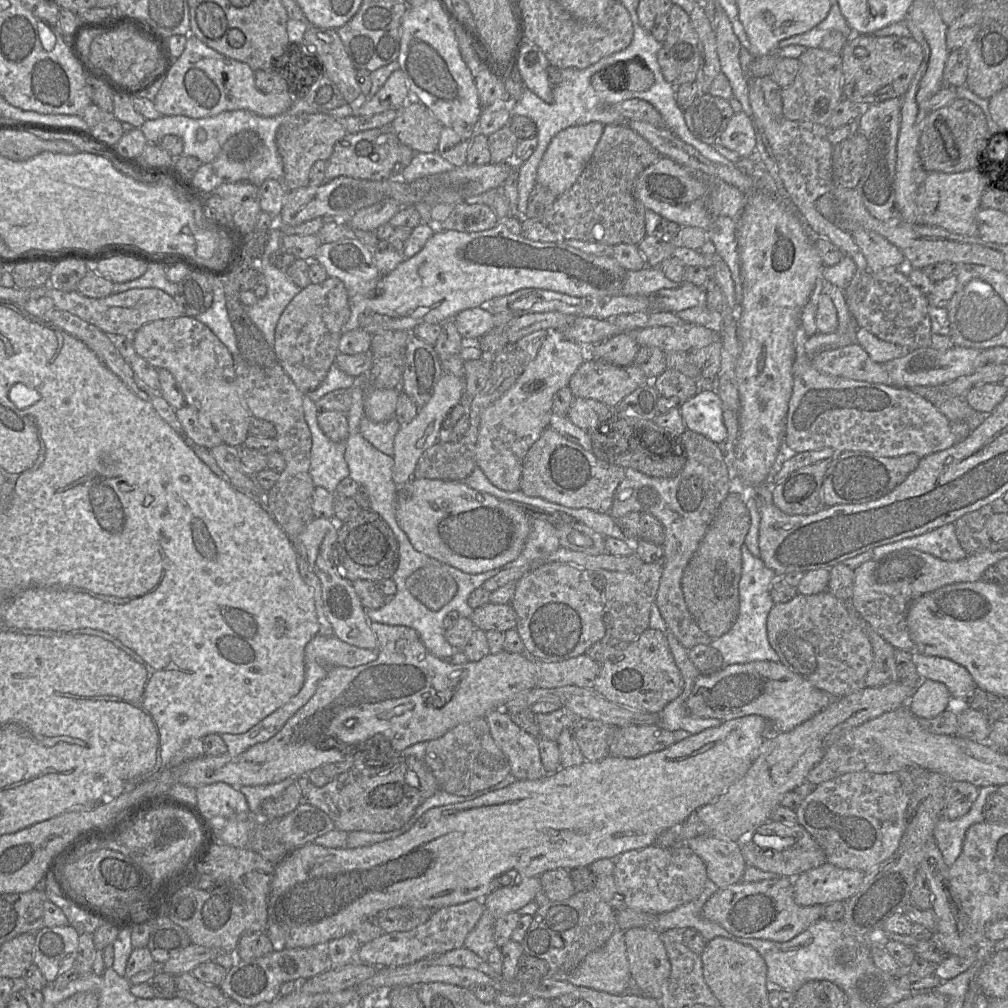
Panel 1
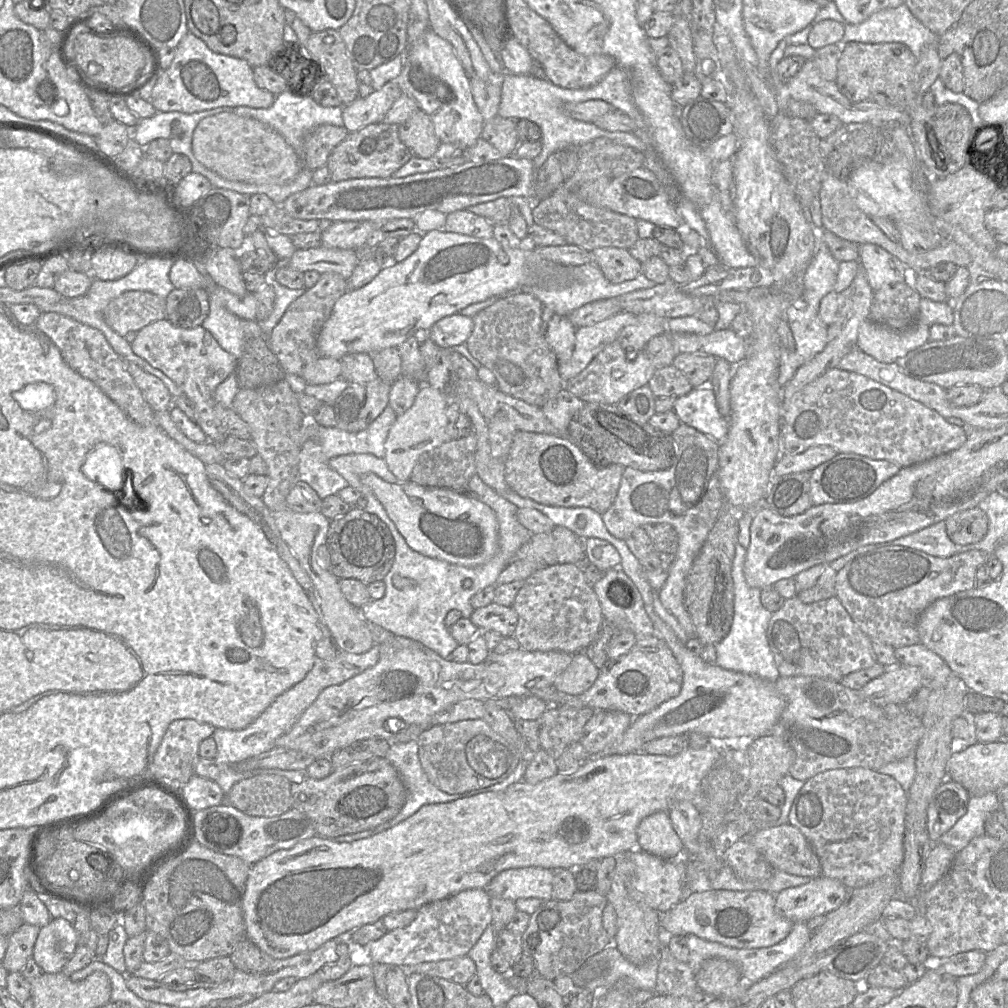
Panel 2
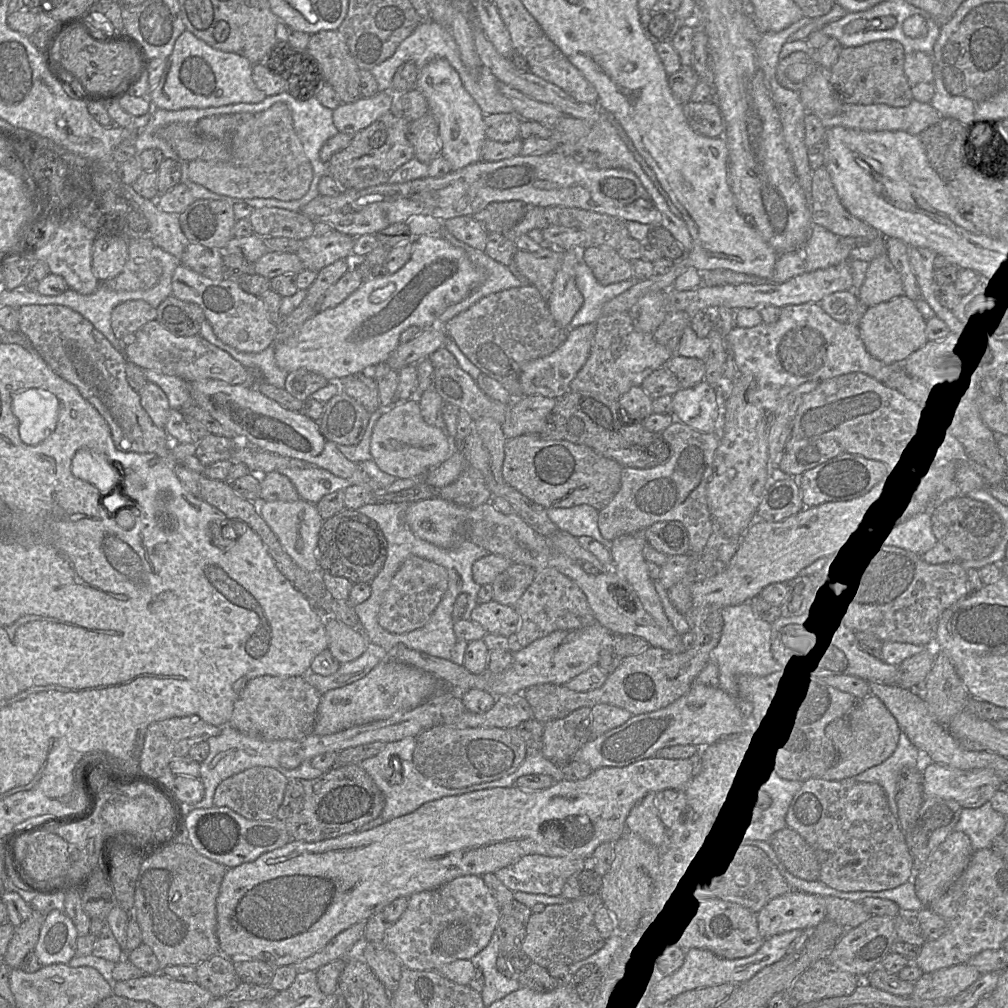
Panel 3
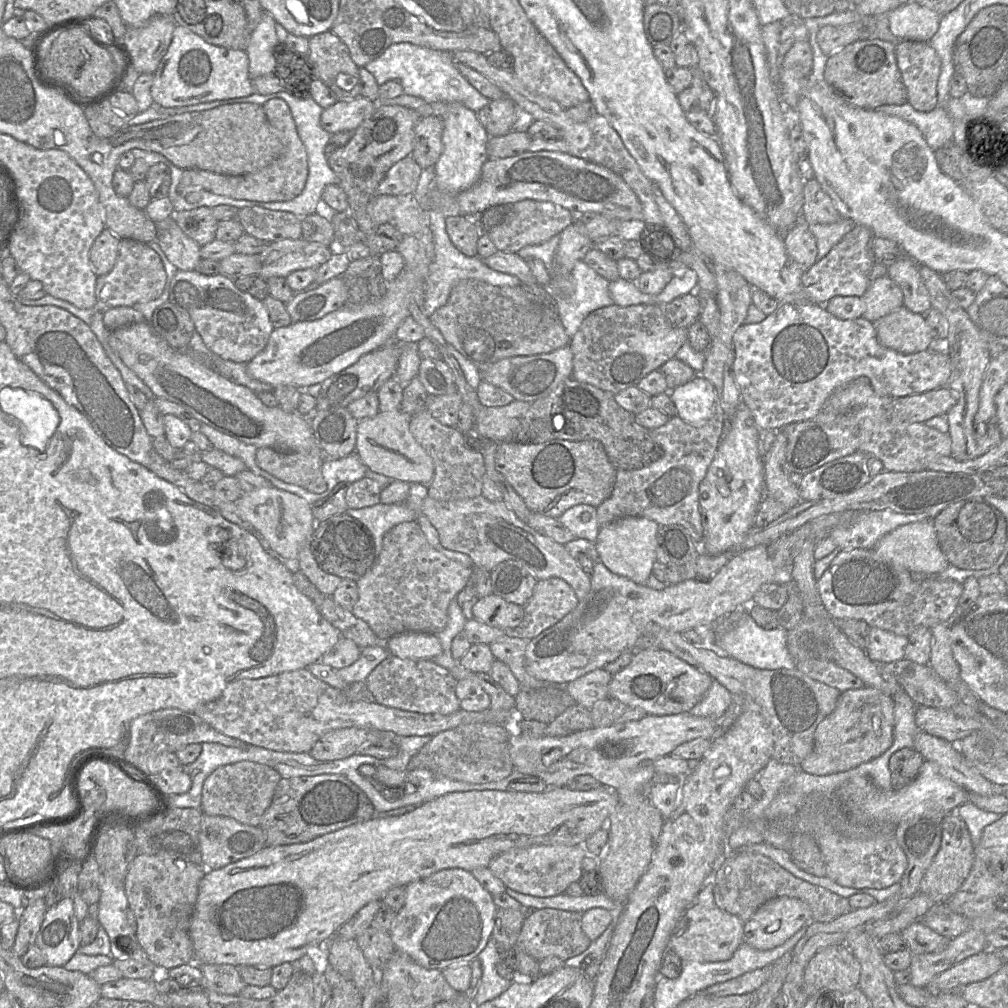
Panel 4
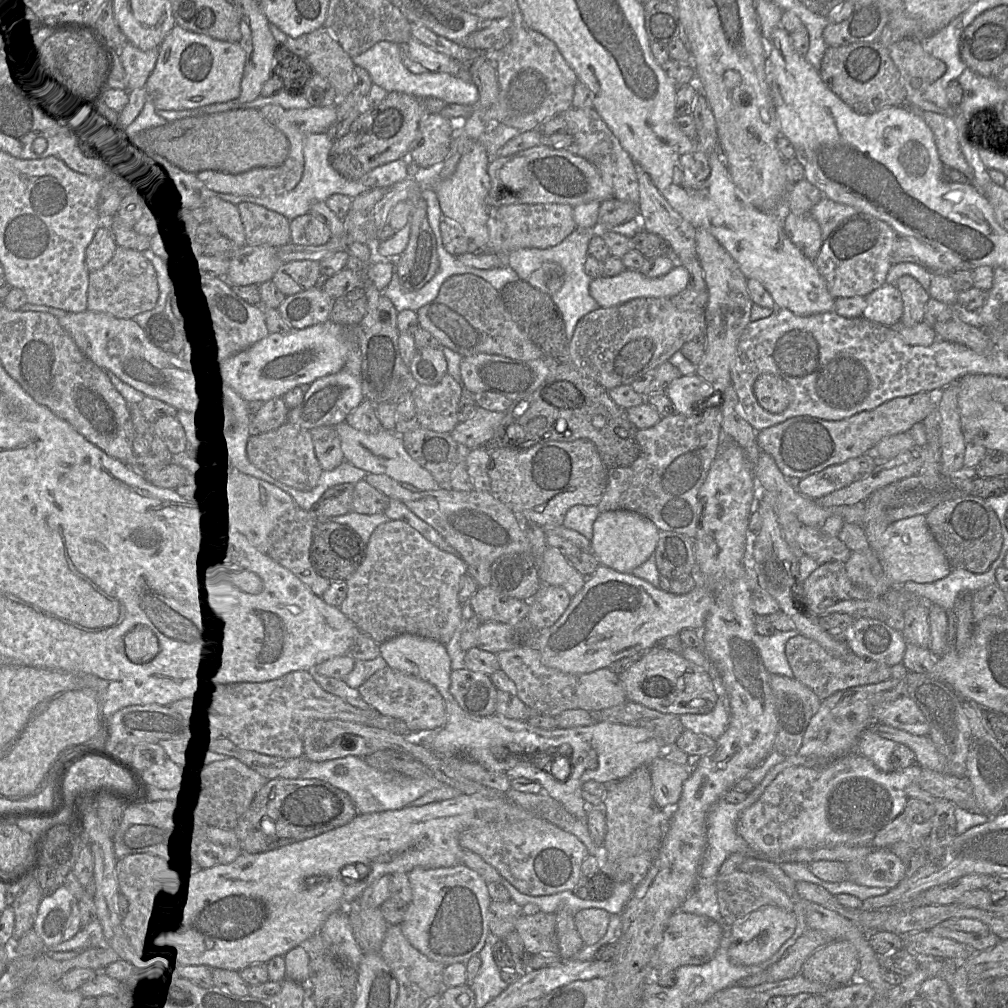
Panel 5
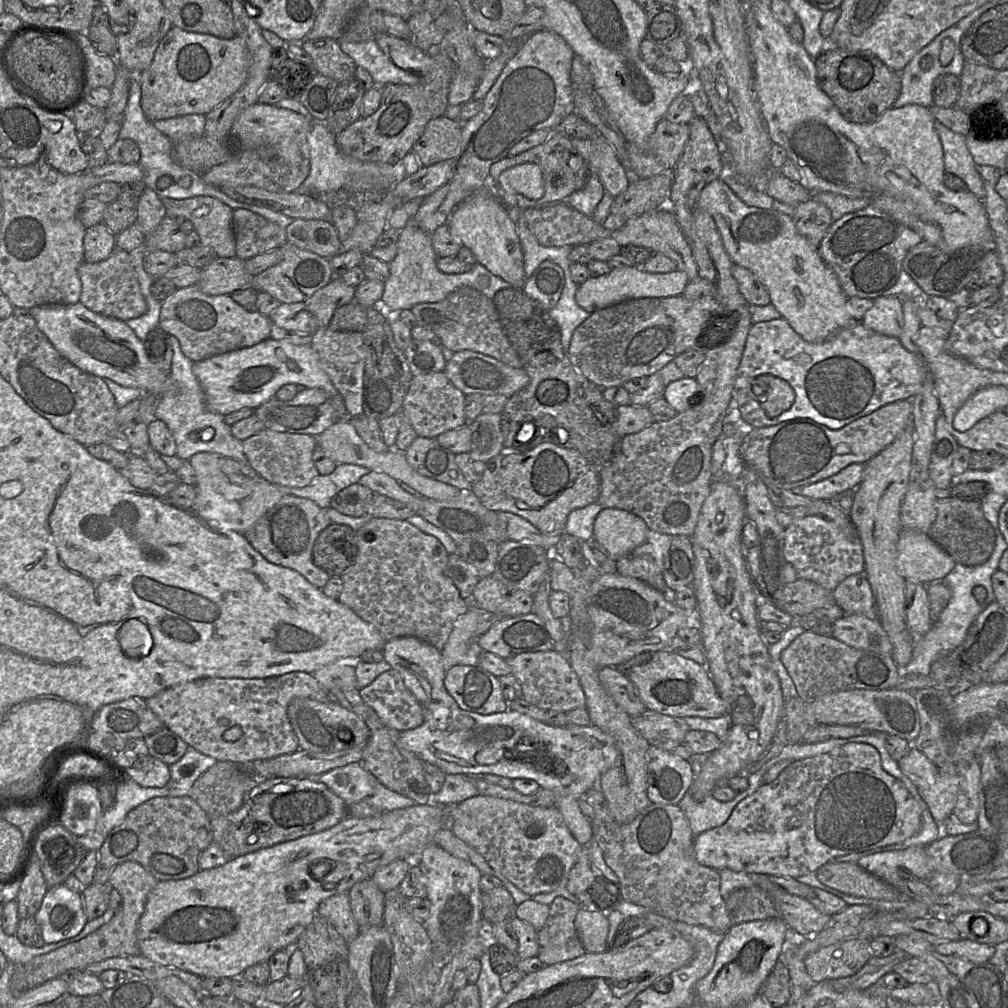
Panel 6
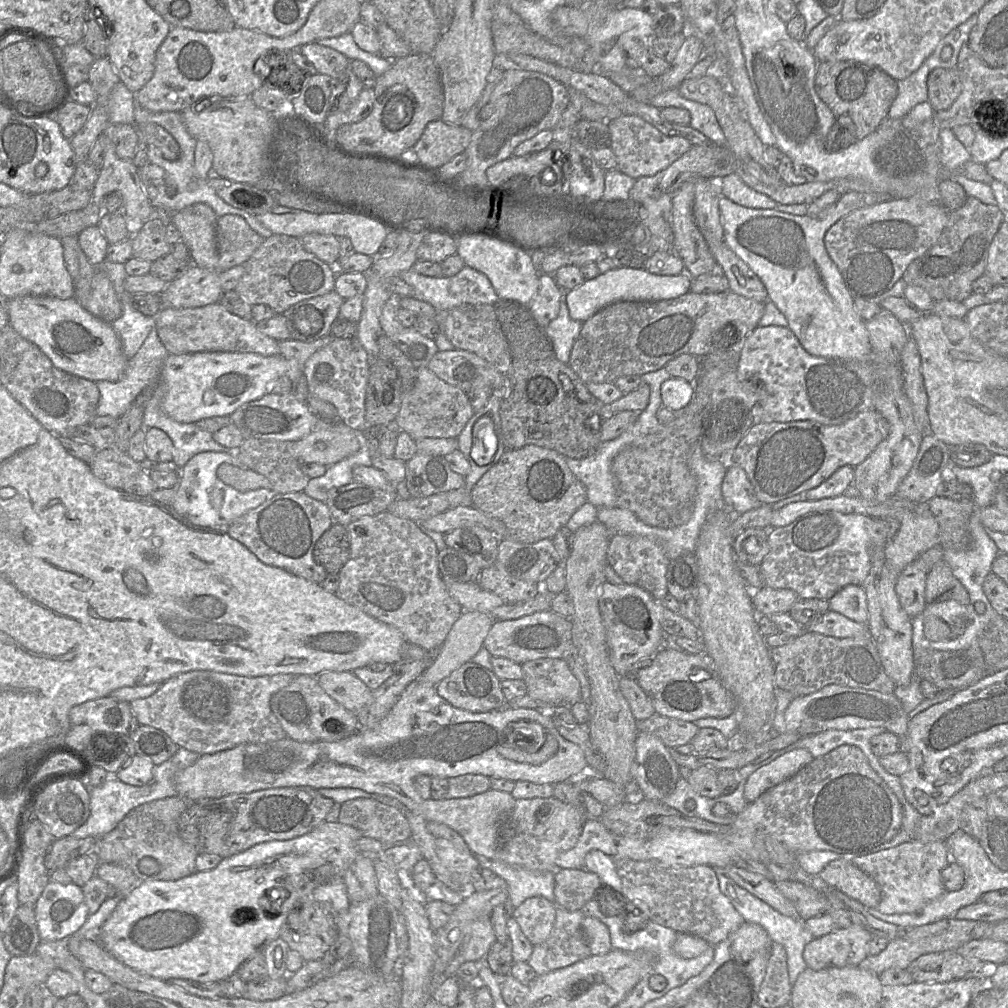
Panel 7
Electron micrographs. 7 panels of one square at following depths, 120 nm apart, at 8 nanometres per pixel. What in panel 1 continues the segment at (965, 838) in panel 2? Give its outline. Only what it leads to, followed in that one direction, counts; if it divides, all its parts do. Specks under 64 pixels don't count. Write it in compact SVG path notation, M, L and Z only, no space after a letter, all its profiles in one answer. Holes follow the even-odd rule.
M987 786L979 788L976 800L964 816L955 820L939 817L933 831L933 839L948 867L953 865L961 854L967 830L972 825L985 821L983 816L984 805L989 795L997 792L997 787Z

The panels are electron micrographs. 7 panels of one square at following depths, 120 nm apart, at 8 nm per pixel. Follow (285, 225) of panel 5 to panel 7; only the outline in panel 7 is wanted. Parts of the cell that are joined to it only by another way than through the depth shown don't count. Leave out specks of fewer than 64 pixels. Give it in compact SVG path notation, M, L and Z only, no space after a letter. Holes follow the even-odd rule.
M227 214L218 218L216 242L219 260L216 269L222 272L245 263L264 240L241 216Z

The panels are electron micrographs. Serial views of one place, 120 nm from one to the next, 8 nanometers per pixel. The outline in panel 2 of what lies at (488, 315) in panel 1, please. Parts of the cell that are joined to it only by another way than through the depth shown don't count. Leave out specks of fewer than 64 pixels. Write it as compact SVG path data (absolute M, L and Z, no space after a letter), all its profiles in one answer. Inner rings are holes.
M455 313L436 322L428 330L428 338L440 348L453 348L465 344L472 330L472 317Z

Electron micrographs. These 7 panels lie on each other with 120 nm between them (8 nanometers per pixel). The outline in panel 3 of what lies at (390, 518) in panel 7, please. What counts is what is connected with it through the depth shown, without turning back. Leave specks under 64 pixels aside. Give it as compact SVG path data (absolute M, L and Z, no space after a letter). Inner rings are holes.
M409 556L383 595L378 614L380 626L395 634L408 633L423 627L442 600L447 588L448 572L445 567L418 556Z

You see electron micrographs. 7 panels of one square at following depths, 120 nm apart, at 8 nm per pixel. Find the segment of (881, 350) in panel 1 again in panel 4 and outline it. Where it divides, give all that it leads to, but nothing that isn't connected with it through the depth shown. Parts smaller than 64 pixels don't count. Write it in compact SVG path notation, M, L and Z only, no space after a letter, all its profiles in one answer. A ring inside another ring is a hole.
M904 306L873 322L878 342L902 354L913 354L931 348L934 341L925 317Z

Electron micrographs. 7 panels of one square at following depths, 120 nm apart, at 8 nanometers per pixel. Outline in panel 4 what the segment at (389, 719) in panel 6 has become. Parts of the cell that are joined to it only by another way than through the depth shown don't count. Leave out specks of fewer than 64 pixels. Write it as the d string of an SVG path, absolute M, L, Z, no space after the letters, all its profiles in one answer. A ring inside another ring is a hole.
M390 654L370 673L365 683L372 700L389 708L441 715L449 715L460 709L455 692L457 680L449 670L433 660L402 659Z

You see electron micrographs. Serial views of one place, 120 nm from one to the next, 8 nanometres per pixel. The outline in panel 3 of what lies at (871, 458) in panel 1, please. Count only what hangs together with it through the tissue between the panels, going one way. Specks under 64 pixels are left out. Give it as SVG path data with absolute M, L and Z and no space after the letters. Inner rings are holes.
M845 453L834 457L798 477L805 507L813 507L829 501L855 498L871 485L888 474L887 467L880 461L867 459L858 454Z

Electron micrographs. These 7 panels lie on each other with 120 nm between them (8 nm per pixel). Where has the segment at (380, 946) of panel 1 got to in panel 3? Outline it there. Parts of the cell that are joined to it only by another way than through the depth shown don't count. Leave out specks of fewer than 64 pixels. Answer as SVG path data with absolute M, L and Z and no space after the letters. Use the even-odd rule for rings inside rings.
M459 876L435 889L410 895L403 914L385 931L381 942L397 956L404 967L417 971L436 970L457 960L474 958L490 942L500 916L500 908L481 876Z

